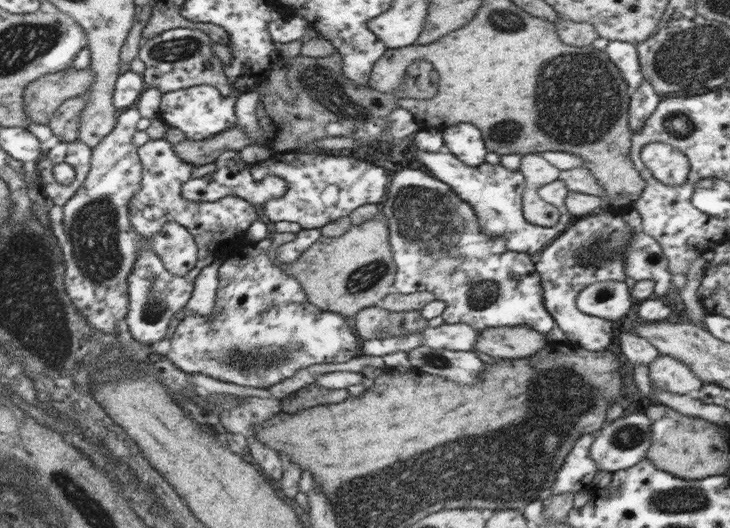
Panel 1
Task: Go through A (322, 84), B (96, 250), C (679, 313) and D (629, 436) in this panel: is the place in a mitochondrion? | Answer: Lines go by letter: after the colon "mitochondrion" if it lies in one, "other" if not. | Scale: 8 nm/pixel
A: mitochondrion
B: mitochondrion
C: other
D: mitochondrion

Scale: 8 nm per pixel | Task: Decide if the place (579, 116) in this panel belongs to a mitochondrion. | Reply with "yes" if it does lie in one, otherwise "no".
yes

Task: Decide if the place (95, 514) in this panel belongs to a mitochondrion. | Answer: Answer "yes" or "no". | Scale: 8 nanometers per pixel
yes

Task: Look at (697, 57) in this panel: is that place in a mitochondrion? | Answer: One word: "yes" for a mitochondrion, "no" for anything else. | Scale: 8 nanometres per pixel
yes

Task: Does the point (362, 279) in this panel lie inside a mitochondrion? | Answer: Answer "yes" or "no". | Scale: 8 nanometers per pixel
yes

